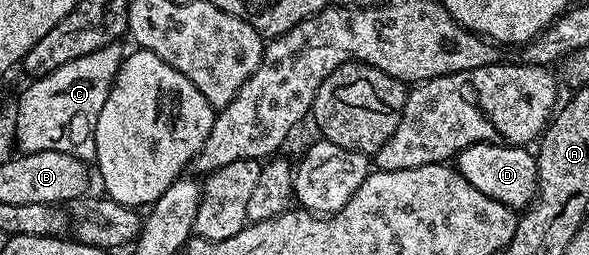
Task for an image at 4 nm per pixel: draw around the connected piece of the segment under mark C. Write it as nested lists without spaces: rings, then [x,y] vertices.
[[[111,43],[78,61],[70,61],[49,75],[31,80],[32,84],[21,93],[16,109],[16,142],[21,152],[61,151],[85,161],[96,157],[96,126],[98,113],[106,105],[114,77],[126,54],[120,43]]]

